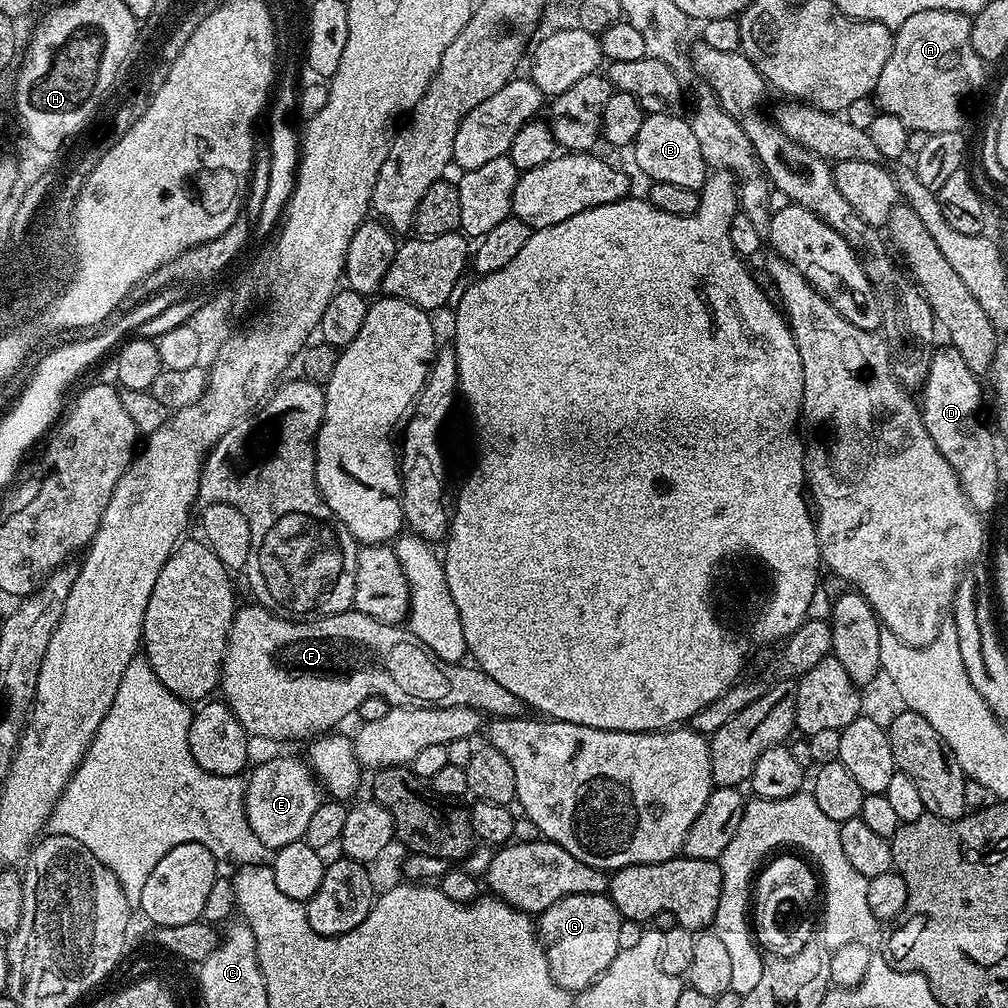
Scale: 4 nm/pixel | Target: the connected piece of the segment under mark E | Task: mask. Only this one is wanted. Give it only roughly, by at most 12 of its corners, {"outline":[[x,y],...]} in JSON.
{"outline":[[276,756],[247,777],[244,813],[267,848],[304,839],[322,785]]}

